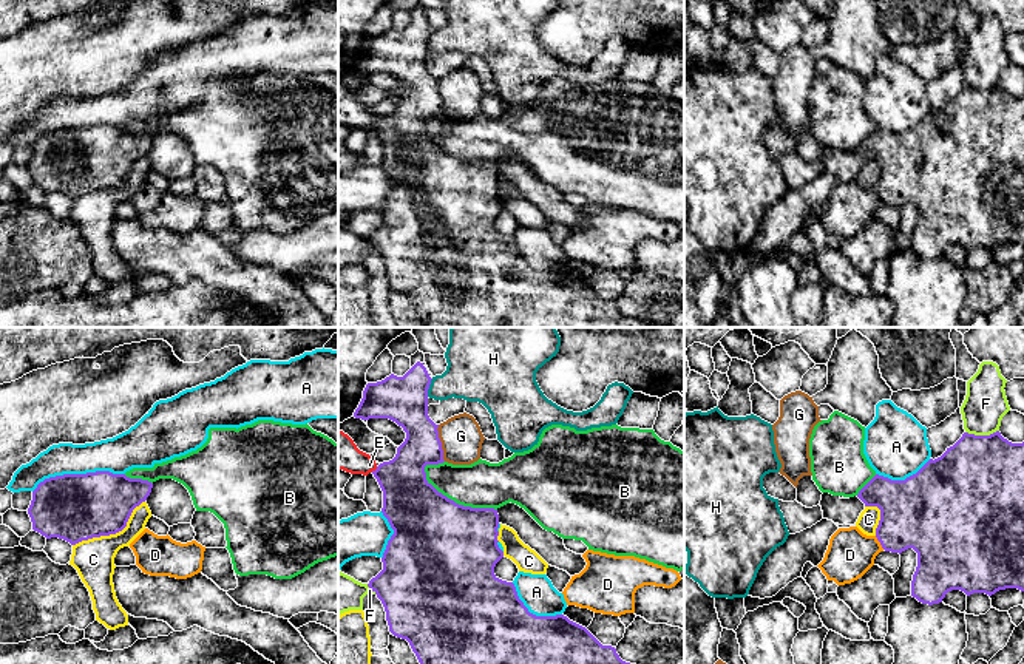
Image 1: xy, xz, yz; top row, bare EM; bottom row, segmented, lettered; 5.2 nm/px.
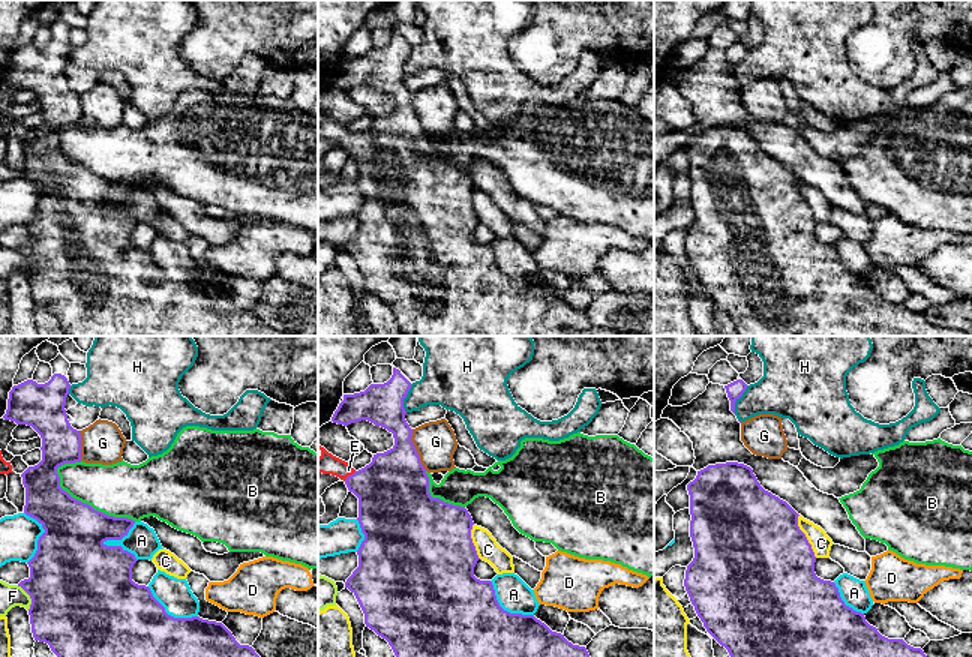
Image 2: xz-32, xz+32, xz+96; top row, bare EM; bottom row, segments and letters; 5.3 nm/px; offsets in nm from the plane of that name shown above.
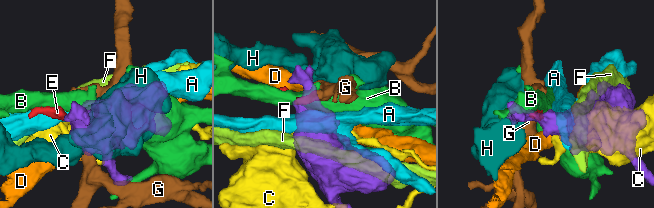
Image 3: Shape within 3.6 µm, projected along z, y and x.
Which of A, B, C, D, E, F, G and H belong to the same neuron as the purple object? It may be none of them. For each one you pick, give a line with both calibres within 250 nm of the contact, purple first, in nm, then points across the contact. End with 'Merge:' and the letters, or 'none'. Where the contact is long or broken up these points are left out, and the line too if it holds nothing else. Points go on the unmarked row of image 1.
E: 280 nm thick on the purple side, 190 nm on the other; runs through xz (410, 158), (376, 124), (339, 105)
Merge: E

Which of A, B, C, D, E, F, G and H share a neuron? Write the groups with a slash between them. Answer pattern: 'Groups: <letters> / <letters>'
Groups: A / B / C / D / E / F / G / H

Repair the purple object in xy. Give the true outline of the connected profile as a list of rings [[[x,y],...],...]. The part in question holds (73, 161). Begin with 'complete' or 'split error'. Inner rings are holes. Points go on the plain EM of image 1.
complete; [[[96,125],[45,133],[32,145],[32,184],[71,199],[122,185],[153,137],[125,128]]]

